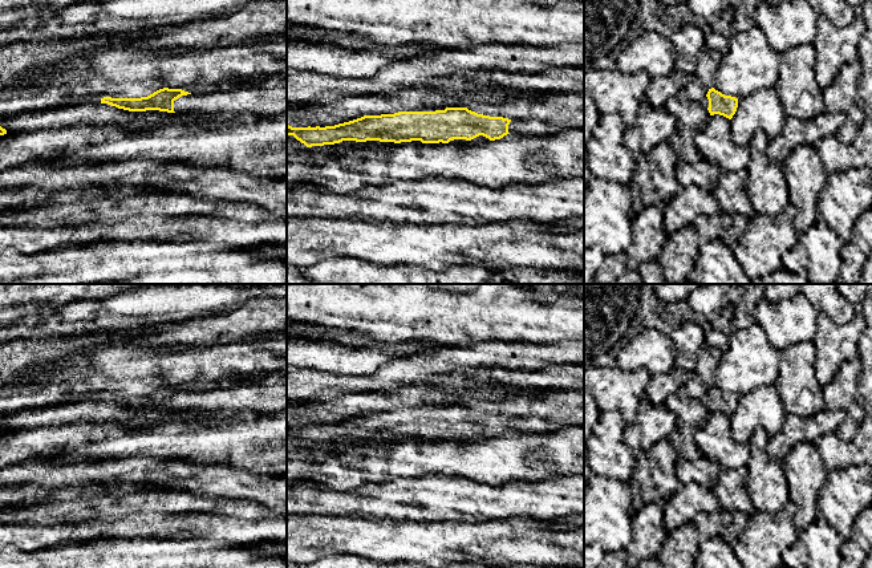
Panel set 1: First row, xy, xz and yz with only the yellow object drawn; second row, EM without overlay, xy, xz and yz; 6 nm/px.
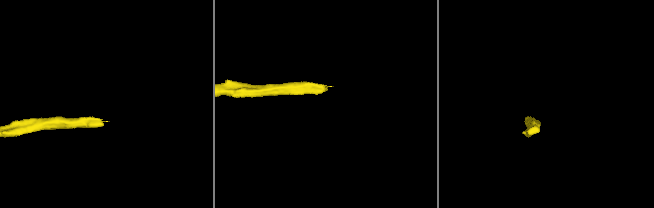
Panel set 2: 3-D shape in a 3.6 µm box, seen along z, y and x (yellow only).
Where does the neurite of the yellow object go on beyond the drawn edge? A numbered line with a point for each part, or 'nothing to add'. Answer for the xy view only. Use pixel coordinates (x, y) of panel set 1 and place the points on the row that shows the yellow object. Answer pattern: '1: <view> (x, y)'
1: xy (264, 101)

